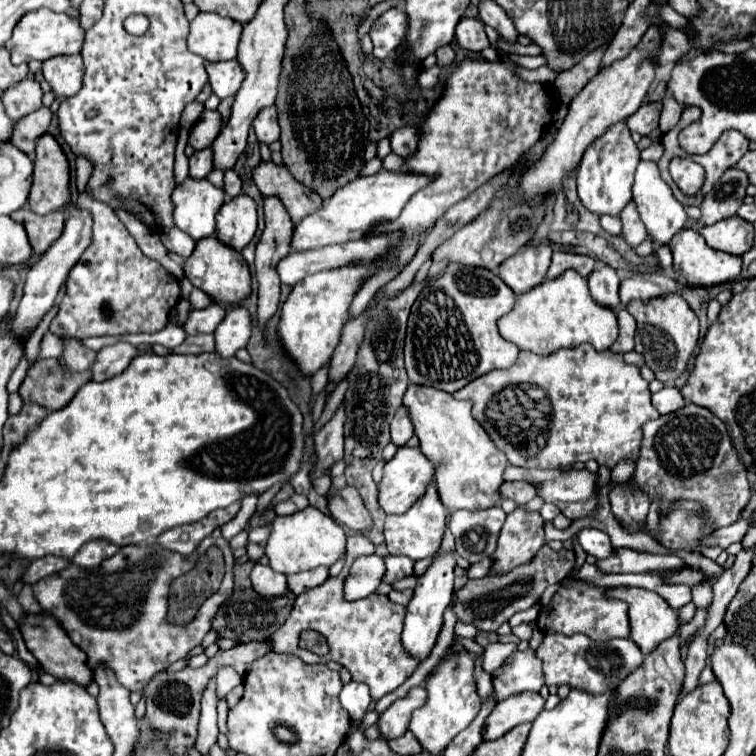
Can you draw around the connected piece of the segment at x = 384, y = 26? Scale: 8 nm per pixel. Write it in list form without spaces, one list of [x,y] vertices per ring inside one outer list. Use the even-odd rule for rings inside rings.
[[[389,9],[377,17],[371,25],[371,41],[375,59],[387,59],[395,53],[407,33],[407,13],[401,9]]]

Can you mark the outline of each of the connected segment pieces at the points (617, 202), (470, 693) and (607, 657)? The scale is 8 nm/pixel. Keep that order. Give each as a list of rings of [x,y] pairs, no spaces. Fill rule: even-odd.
[[[625,123],[613,125],[589,151],[585,151],[585,159],[577,169],[577,191],[585,207],[597,215],[619,215],[623,207],[631,201],[631,185],[635,169],[641,161],[639,149],[631,139],[631,133]]]
[[[451,645],[445,655],[445,661],[427,677],[425,689],[429,693],[427,703],[413,713],[409,731],[417,737],[425,751],[429,751],[431,755],[441,755],[445,747],[453,741],[453,737],[465,727],[469,727],[469,723],[477,717],[481,709],[473,677],[473,657],[465,649]]]
[[[547,633],[537,649],[537,657],[543,661],[543,671],[547,685],[569,685],[581,687],[589,693],[603,693],[607,689],[615,689],[629,673],[633,673],[643,659],[641,649],[629,639],[607,639],[607,641],[591,641],[587,635],[561,635]]]

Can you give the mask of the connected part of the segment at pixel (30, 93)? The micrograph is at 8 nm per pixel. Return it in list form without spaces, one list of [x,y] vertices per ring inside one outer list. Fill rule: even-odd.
[[[27,77],[21,83],[9,87],[7,91],[1,93],[5,111],[13,121],[37,111],[43,105],[41,97],[43,97],[43,91],[33,77]]]

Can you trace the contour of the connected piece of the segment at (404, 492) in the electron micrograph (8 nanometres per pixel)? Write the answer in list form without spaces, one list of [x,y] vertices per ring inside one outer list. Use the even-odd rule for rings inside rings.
[[[401,447],[395,457],[385,463],[383,481],[379,485],[379,503],[385,513],[403,513],[407,511],[419,497],[425,495],[427,487],[433,485],[437,465],[431,459],[425,459],[419,447]]]

